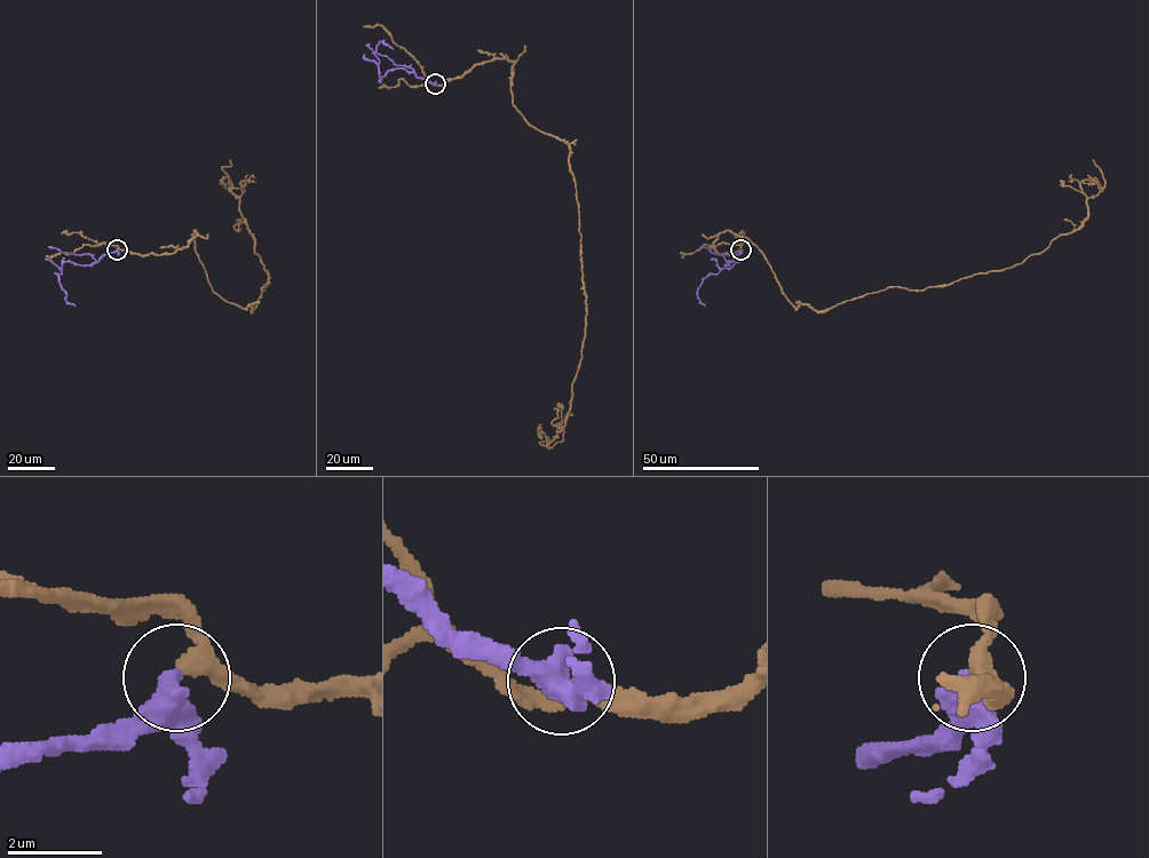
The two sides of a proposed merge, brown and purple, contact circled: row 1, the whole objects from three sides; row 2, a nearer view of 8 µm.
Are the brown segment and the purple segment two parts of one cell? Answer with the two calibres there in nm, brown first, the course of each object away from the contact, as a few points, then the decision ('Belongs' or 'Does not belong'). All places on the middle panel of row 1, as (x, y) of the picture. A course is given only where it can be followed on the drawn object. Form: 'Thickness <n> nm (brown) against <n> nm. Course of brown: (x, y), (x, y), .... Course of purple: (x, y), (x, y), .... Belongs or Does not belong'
Thickness 320 nm (brown) against 440 nm. Course of brown: (435, 84), (507, 57), (512, 103), (569, 145), (585, 333), (564, 426), (548, 449), (539, 443), (547, 436). Course of purple: (435, 84), (402, 69), (393, 69), (380, 78), (377, 46), (383, 41), (393, 48). Belongs

